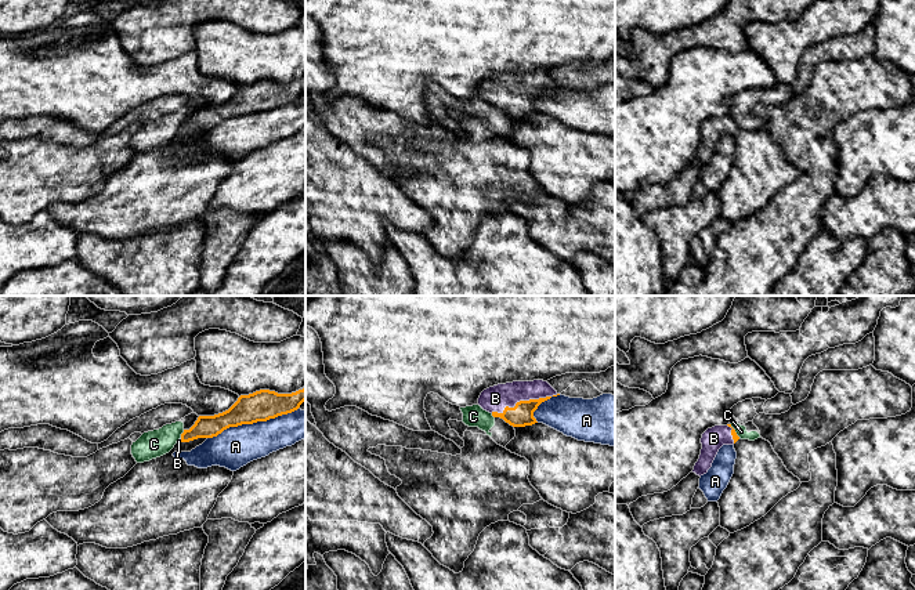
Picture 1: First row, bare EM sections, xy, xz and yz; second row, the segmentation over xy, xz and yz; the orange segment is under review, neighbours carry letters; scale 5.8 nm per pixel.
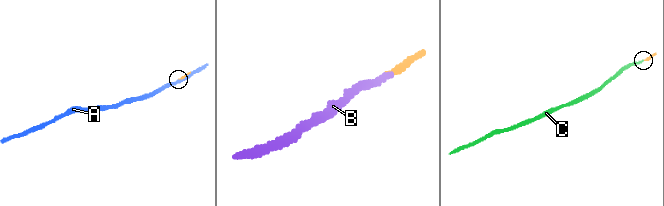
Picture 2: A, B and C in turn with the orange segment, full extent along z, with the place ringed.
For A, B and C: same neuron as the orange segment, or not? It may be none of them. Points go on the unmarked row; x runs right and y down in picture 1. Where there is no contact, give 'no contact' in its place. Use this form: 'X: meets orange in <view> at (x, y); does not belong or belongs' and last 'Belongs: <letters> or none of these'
A: meets orange in xy at (252, 113); does not belong
B: meets orange in xz at (524, 91); belongs
C: meets orange in xy at (181, 125); does not belong
Belongs: B

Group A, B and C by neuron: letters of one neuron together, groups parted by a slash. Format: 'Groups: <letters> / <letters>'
Groups: A / B / C

